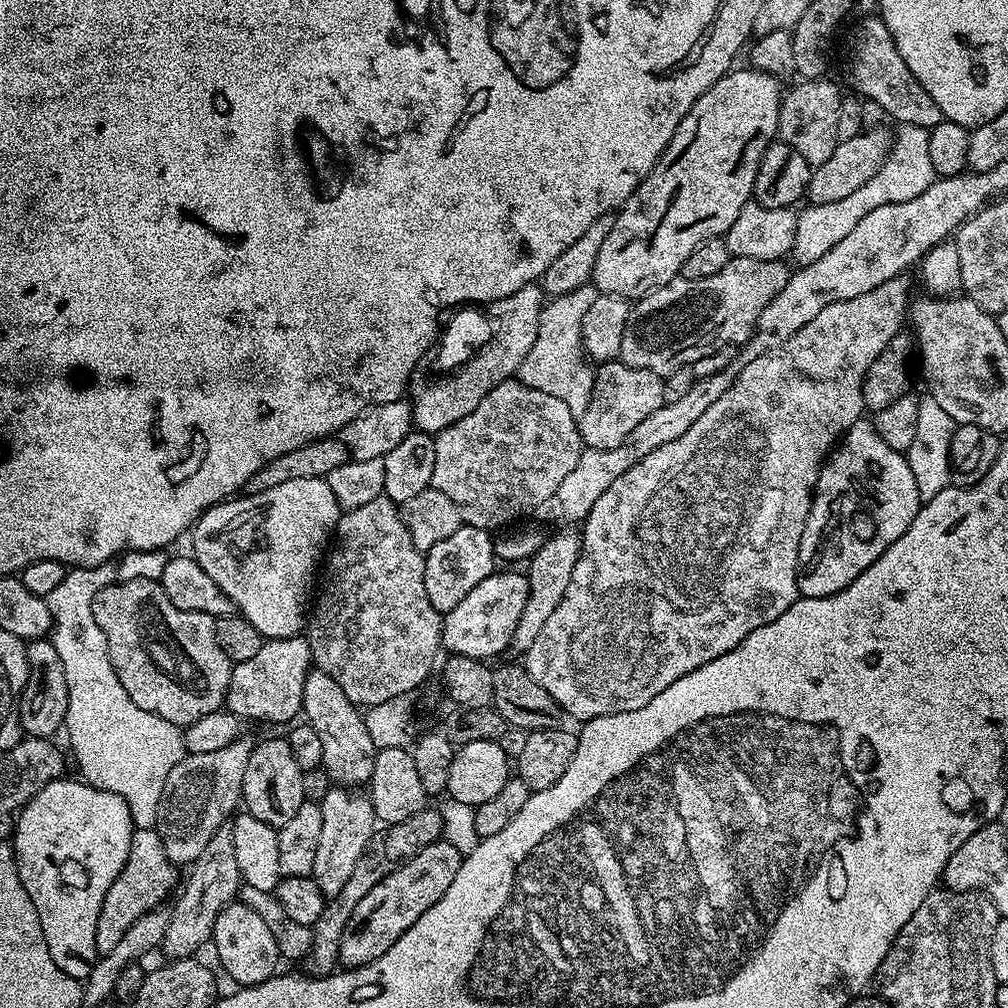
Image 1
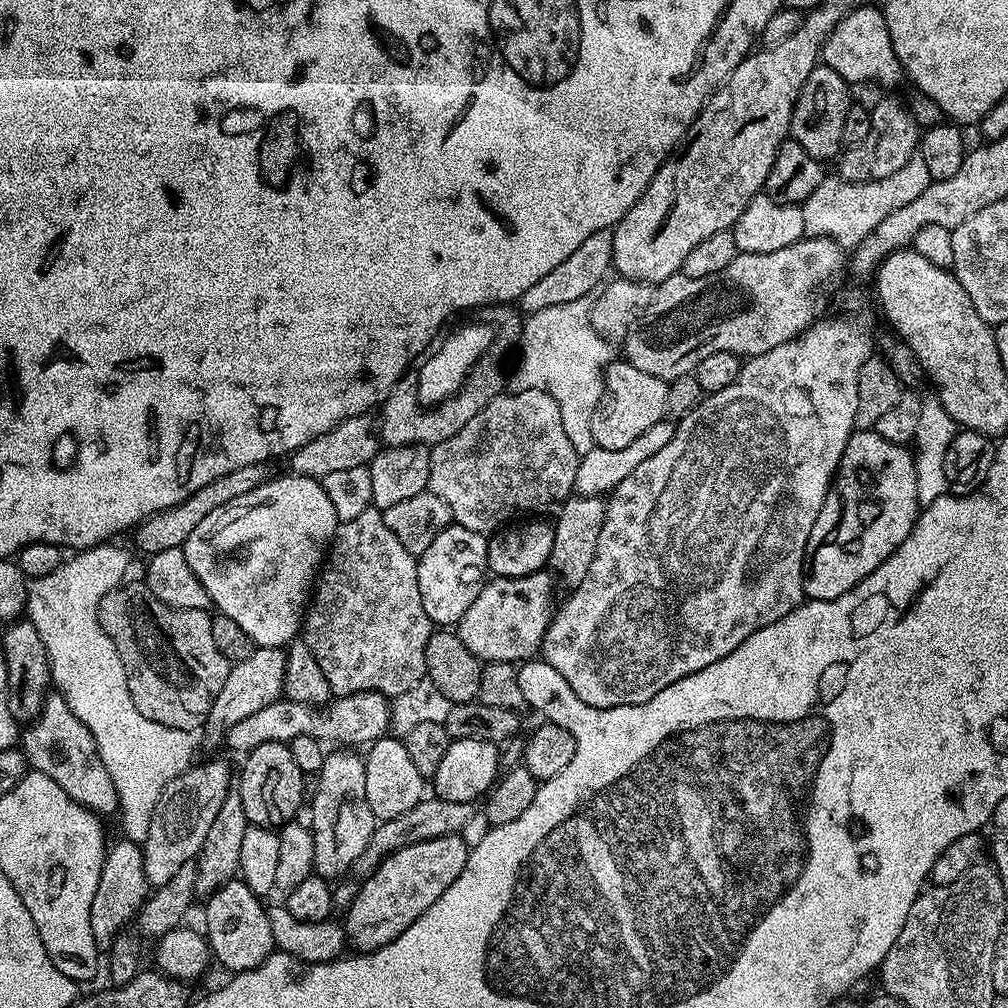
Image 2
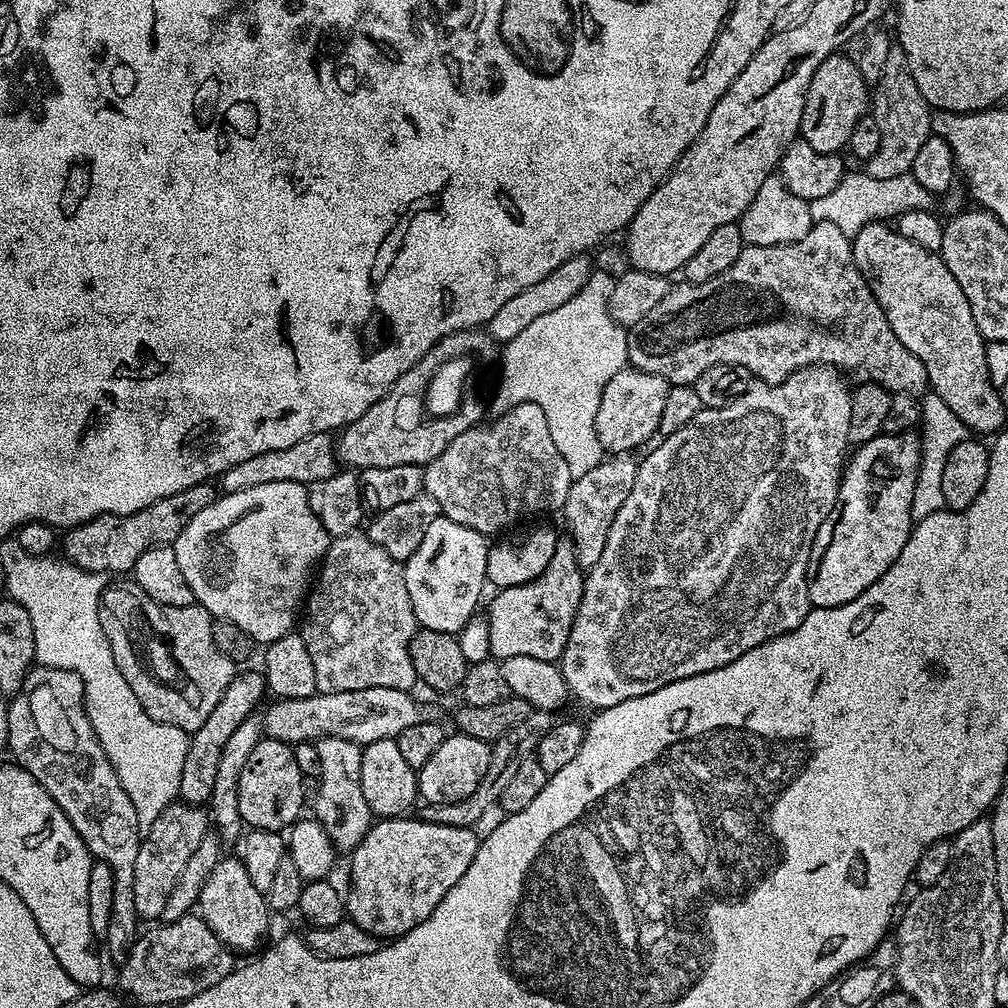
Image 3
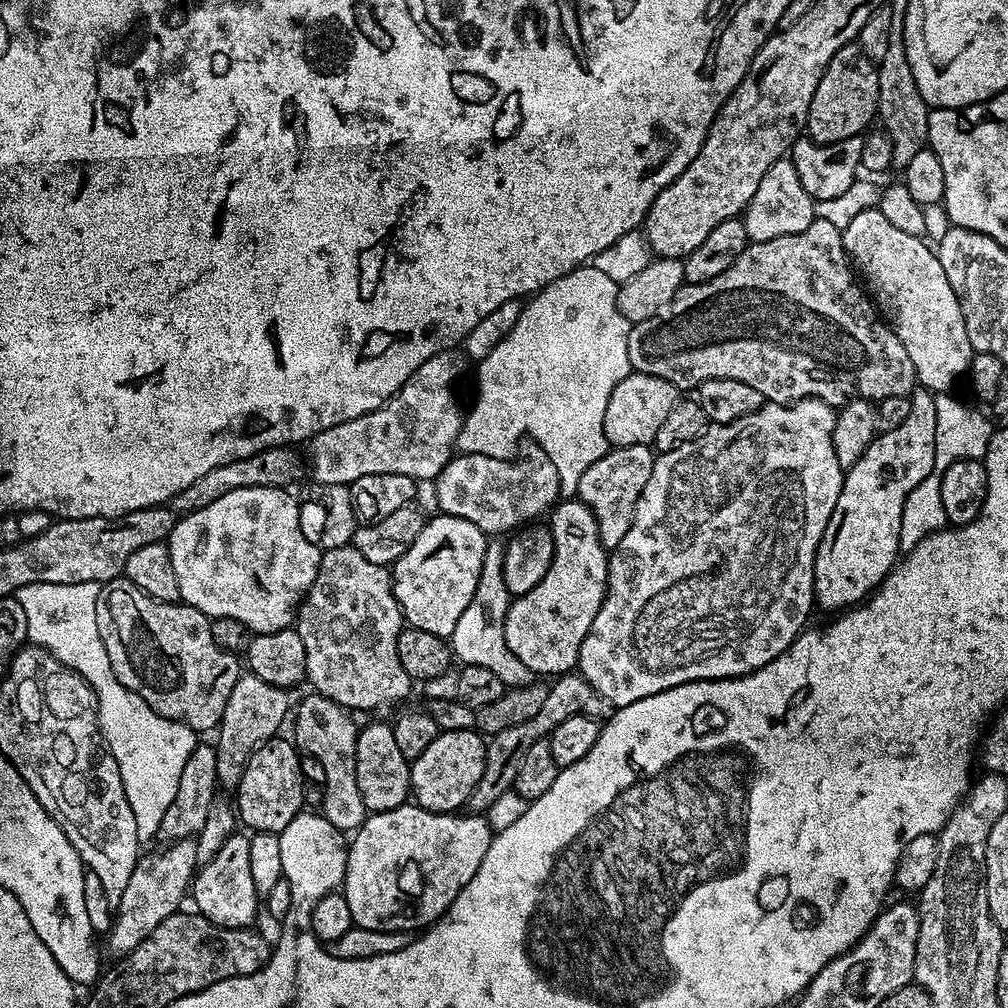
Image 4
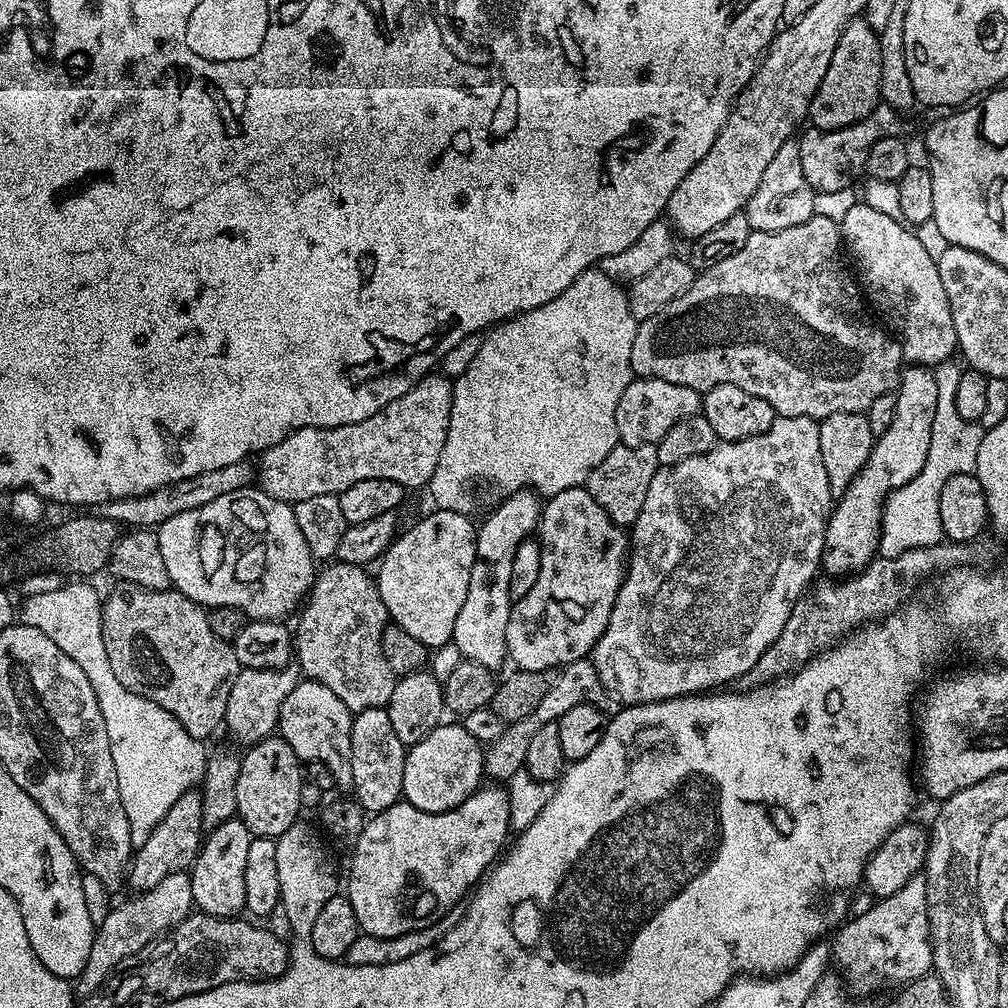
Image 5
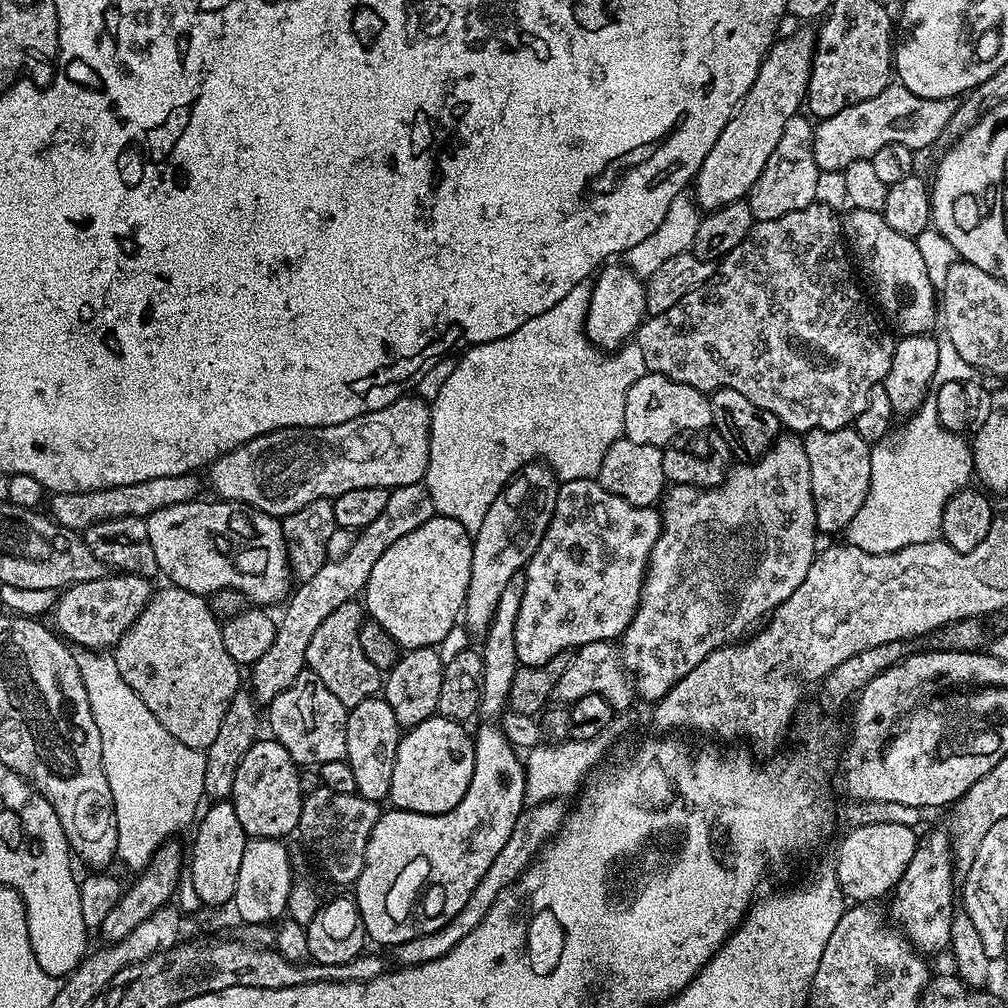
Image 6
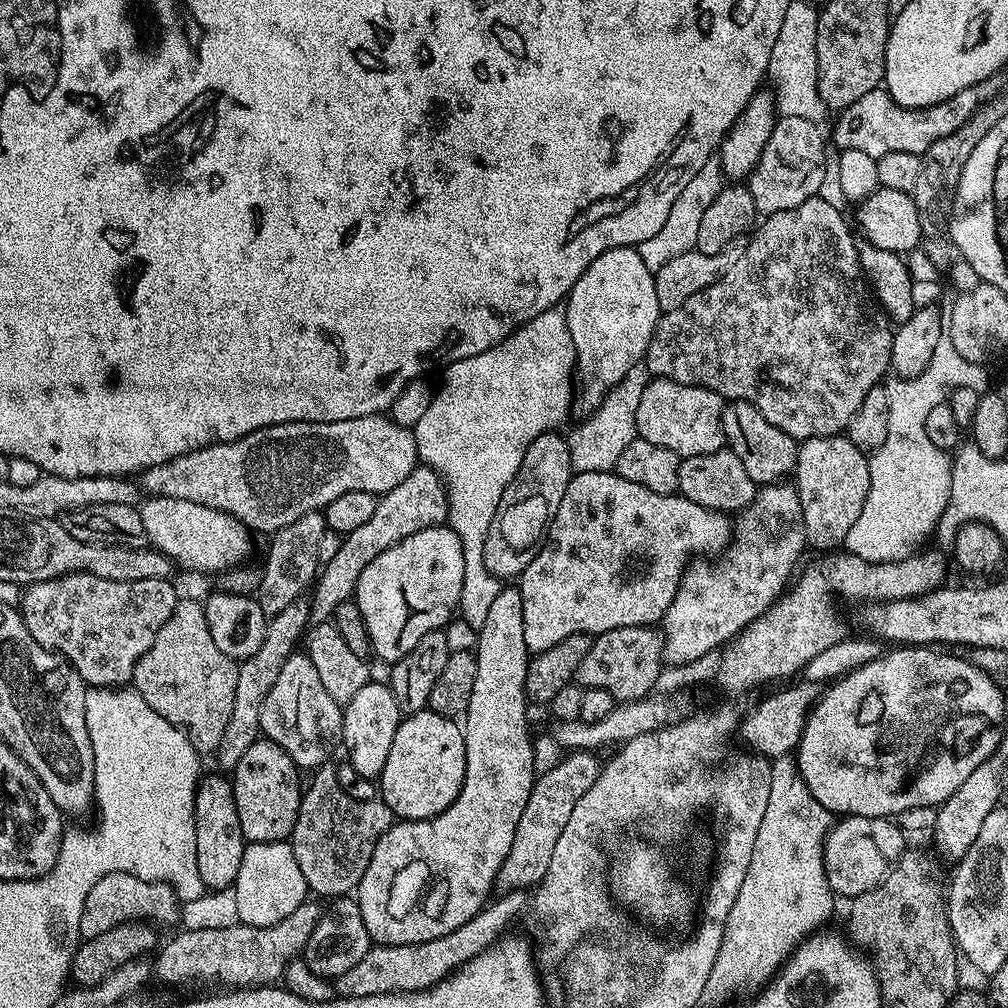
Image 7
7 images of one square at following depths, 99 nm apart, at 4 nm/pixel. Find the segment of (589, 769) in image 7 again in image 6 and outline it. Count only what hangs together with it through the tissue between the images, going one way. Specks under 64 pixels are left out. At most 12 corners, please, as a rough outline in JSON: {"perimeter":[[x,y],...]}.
{"perimeter":[[560,800],[525,807],[466,906],[434,934],[395,945],[406,968],[434,962],[494,906],[564,823]]}

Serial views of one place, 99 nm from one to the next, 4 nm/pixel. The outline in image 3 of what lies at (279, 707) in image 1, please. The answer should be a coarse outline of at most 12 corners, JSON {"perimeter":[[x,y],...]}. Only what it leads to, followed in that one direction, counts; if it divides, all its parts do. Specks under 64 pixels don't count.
{"perimeter":[[241,671],[191,733],[179,799],[211,801],[222,746],[257,711],[266,685]]}

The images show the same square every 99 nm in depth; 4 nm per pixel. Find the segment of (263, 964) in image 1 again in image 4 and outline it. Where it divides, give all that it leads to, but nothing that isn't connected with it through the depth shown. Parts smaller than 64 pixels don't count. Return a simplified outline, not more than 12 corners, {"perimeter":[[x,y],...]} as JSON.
{"perimeter":[[250,839],[199,865],[190,900],[220,928],[252,928]]}

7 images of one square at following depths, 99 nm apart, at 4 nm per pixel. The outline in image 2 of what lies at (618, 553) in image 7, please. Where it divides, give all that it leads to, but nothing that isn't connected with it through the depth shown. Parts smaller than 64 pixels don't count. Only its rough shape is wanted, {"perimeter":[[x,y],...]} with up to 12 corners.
{"perimeter":[[553,573],[489,579],[458,625],[477,660],[541,651]]}

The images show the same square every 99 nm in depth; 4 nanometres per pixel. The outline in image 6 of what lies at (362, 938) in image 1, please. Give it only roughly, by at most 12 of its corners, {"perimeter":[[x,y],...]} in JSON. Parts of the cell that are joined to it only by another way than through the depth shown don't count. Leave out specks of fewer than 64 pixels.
{"perimeter":[[474,732],[454,810],[392,808],[354,899],[395,946],[466,906],[524,811],[524,762]]}

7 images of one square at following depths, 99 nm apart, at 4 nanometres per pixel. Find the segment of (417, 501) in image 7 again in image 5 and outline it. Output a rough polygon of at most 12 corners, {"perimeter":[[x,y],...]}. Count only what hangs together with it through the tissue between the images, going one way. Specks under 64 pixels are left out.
{"perimeter":[[241,668],[223,727],[251,746],[273,735],[302,673]]}

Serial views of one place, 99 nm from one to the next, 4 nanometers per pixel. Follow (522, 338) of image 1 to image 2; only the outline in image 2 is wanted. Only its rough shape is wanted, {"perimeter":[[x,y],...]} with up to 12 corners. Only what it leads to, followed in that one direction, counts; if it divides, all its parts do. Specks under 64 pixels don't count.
{"perimeter":[[515,307],[483,309],[495,329],[463,386],[424,407],[402,378],[384,399],[385,445],[441,444],[506,388],[504,355],[520,343]]}

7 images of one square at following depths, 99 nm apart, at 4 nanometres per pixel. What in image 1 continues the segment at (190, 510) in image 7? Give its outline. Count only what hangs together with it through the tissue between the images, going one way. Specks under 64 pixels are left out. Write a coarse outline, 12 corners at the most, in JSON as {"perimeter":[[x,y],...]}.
{"perimeter":[[327,479],[225,499],[190,552],[269,640],[305,631]]}

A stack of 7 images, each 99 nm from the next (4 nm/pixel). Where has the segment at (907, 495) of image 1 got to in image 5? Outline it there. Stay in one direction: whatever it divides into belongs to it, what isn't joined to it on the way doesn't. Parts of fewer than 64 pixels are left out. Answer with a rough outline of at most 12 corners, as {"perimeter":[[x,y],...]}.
{"perimeter":[[908,366],[894,422],[839,493],[822,568],[855,574],[877,555],[891,492],[930,450],[936,373]]}

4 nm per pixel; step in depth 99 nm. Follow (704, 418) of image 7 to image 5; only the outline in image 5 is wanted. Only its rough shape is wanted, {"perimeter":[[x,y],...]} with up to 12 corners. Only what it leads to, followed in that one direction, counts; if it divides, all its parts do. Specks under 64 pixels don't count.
{"perimeter":[[633,378],[618,398],[626,446],[659,444],[701,411],[690,386]]}

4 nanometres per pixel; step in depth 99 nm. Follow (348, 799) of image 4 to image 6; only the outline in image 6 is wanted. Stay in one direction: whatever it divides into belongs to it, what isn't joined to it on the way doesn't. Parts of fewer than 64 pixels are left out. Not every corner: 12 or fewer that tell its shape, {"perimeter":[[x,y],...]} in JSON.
{"perimeter":[[302,671],[266,708],[300,766],[346,757],[345,708]]}

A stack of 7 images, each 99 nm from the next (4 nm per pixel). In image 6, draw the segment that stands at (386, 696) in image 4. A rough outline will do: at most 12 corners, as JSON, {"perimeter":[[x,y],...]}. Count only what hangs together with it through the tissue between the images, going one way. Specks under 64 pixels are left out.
{"perimeter":[[338,606],[314,630],[307,671],[349,710],[382,673],[358,642],[365,609]]}

